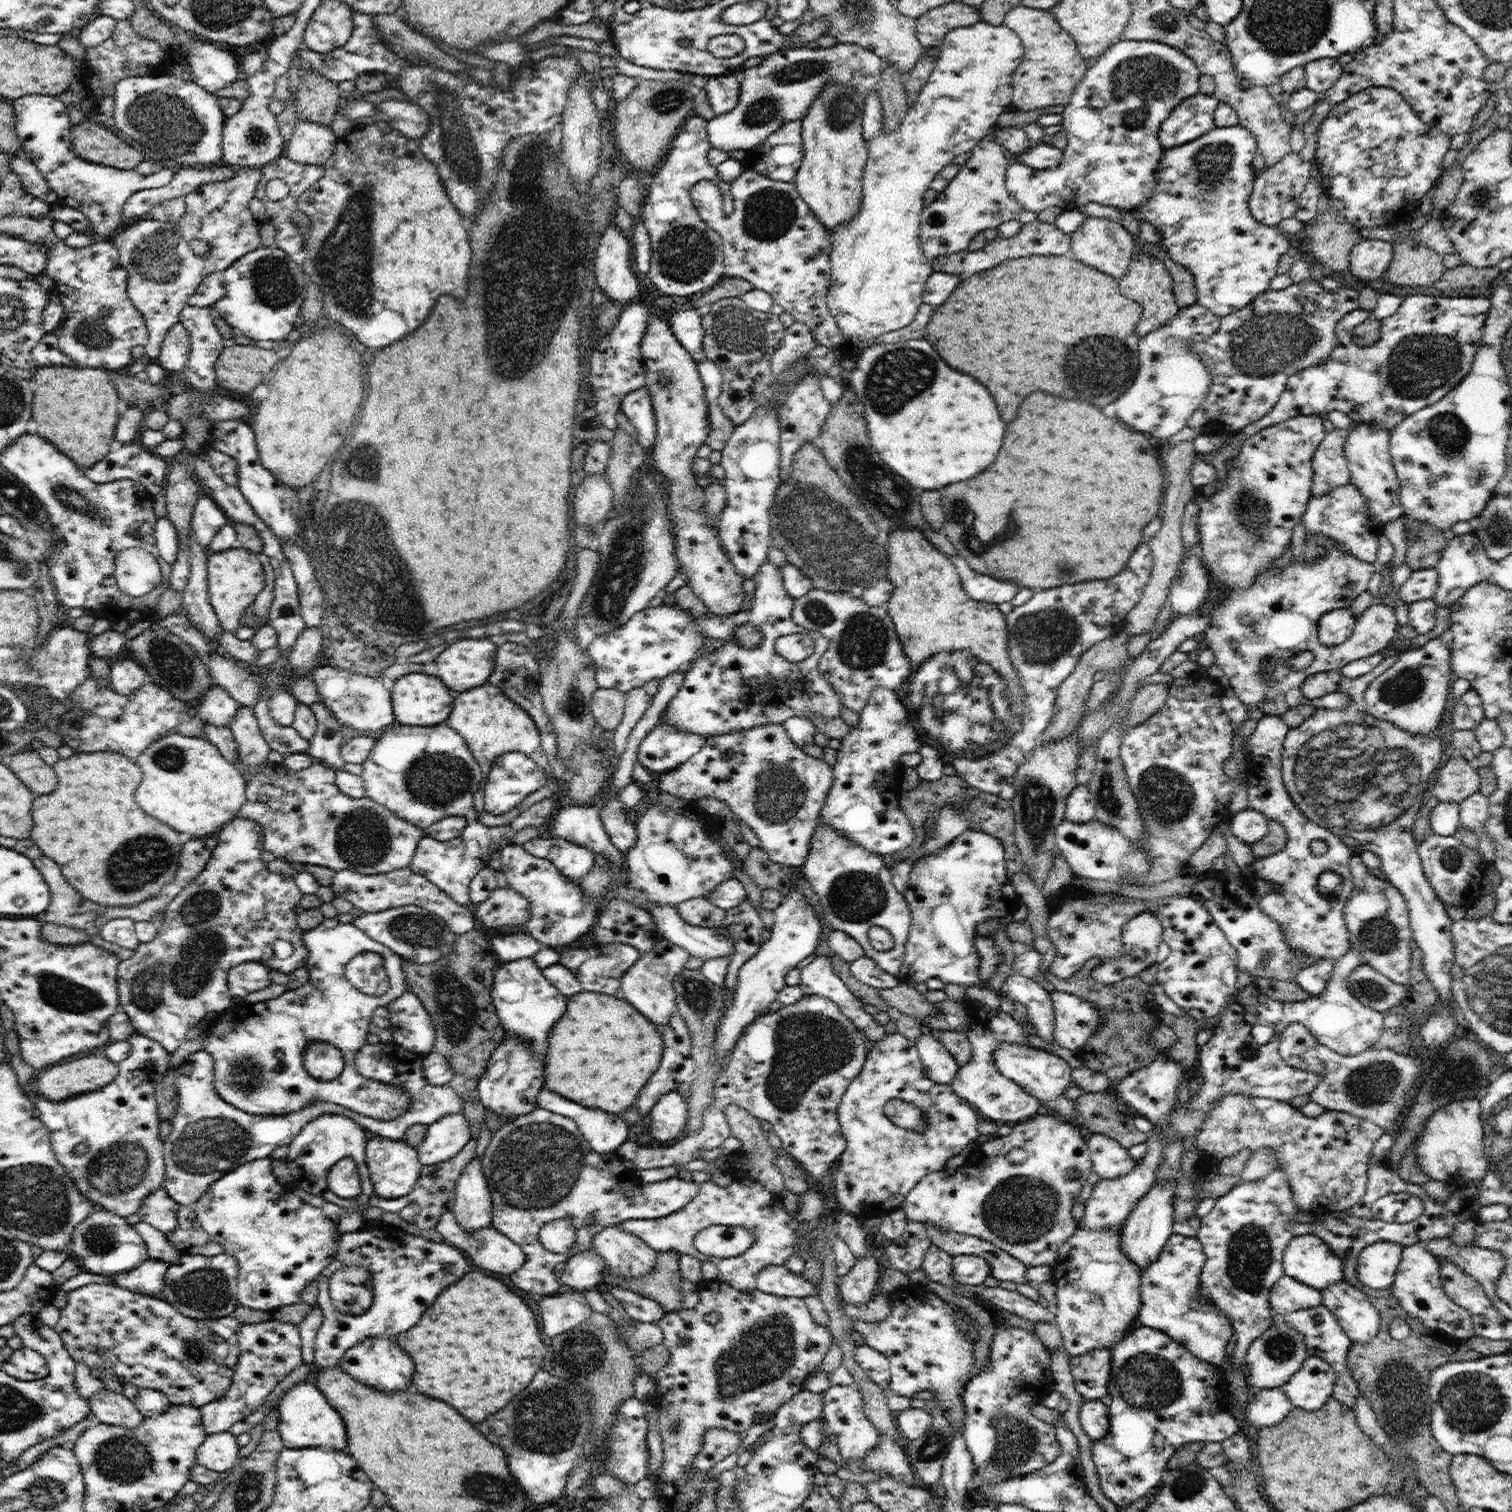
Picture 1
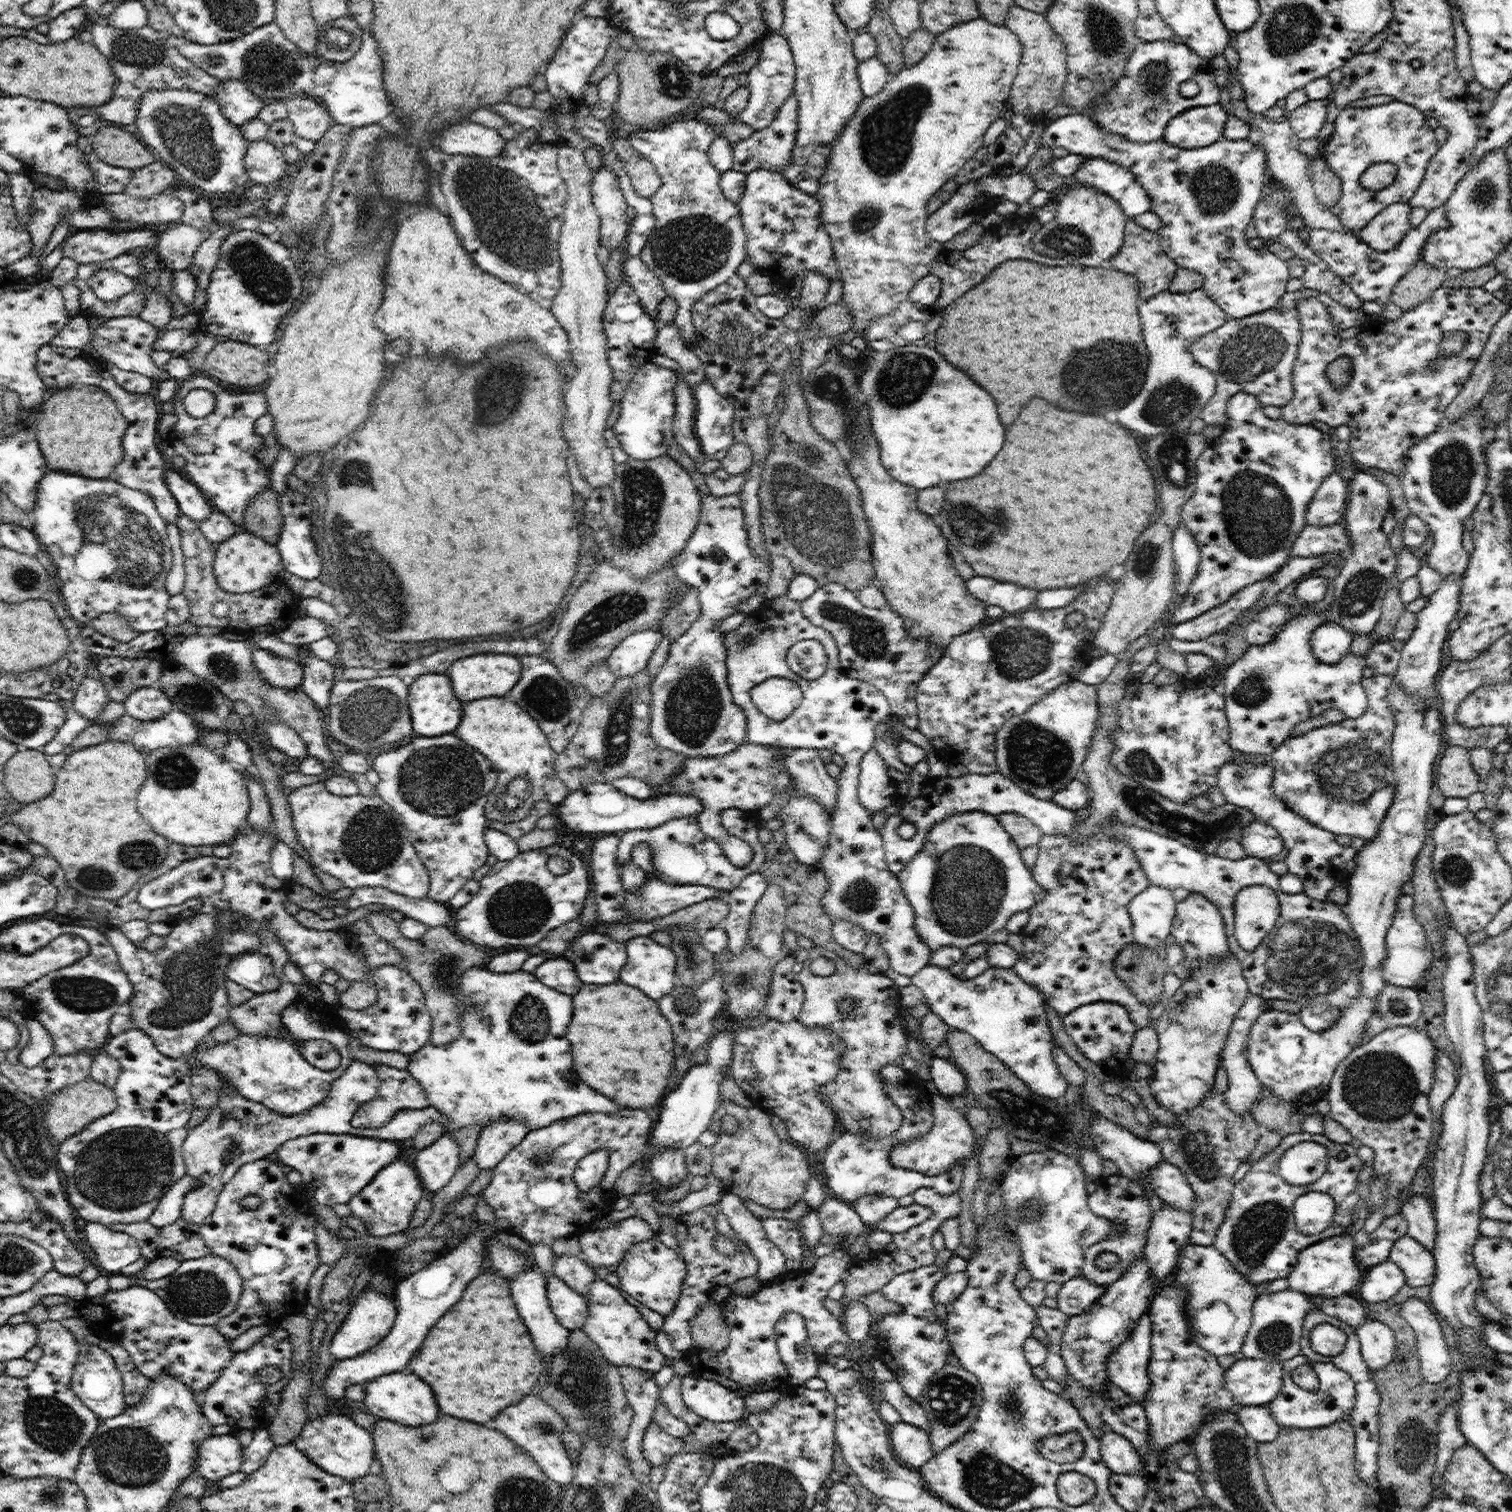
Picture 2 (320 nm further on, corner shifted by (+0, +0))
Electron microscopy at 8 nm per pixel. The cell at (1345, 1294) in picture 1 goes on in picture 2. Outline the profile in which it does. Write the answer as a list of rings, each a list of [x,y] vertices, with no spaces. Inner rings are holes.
[[[1368,1315],[1368,1319],[1355,1328],[1355,1331],[1364,1362],[1371,1371],[1382,1370],[1394,1360],[1395,1332],[1387,1323],[1380,1322]]]

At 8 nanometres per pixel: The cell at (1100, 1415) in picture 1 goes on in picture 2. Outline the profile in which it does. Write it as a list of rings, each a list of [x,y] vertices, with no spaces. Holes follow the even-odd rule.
[[[1112,1429],[1105,1430],[1099,1438],[1100,1454],[1104,1464],[1116,1474],[1136,1475],[1143,1472],[1141,1456],[1135,1446]]]

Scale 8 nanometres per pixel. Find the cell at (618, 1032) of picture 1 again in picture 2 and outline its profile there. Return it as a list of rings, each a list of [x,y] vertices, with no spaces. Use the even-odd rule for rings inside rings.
[[[623,982],[612,986],[584,986],[574,994],[574,1018],[568,1028],[574,1068],[590,1084],[620,1106],[654,1106],[674,1070],[674,1034],[660,1014],[658,1002]]]

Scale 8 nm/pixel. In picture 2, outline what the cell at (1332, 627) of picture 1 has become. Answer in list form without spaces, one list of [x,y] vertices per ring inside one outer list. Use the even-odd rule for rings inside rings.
[[[1325,622],[1312,634],[1310,646],[1318,661],[1326,665],[1338,665],[1350,654],[1351,642],[1353,635],[1350,631],[1336,623]]]

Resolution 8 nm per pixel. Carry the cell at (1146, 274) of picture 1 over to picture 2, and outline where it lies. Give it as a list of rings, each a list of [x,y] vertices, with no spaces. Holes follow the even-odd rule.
[[[1129,218],[1125,226],[1125,235],[1122,248],[1115,258],[1110,259],[1110,266],[1119,271],[1133,274],[1139,282],[1140,296],[1143,301],[1168,290],[1178,269],[1177,264],[1164,254],[1160,248],[1160,235],[1157,231],[1146,230],[1134,218]]]

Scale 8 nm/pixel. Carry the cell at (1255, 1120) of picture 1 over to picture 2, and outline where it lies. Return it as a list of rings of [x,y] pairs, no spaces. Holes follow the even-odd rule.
[[[1249,993],[1244,1001],[1244,1004],[1237,1012],[1236,1018],[1232,1023],[1227,1041],[1221,1054],[1221,1067],[1226,1070],[1228,1076],[1228,1089],[1224,1093],[1224,1104],[1228,1106],[1228,1110],[1232,1110],[1232,1114],[1238,1114],[1238,1116],[1244,1116],[1246,1112],[1251,1112],[1252,1106],[1260,1100],[1260,1094],[1264,1086],[1256,1078],[1254,1071],[1250,1068],[1248,1062],[1248,1037],[1250,1029],[1256,1019],[1266,1011],[1269,1006],[1267,999],[1258,996],[1257,994]]]

